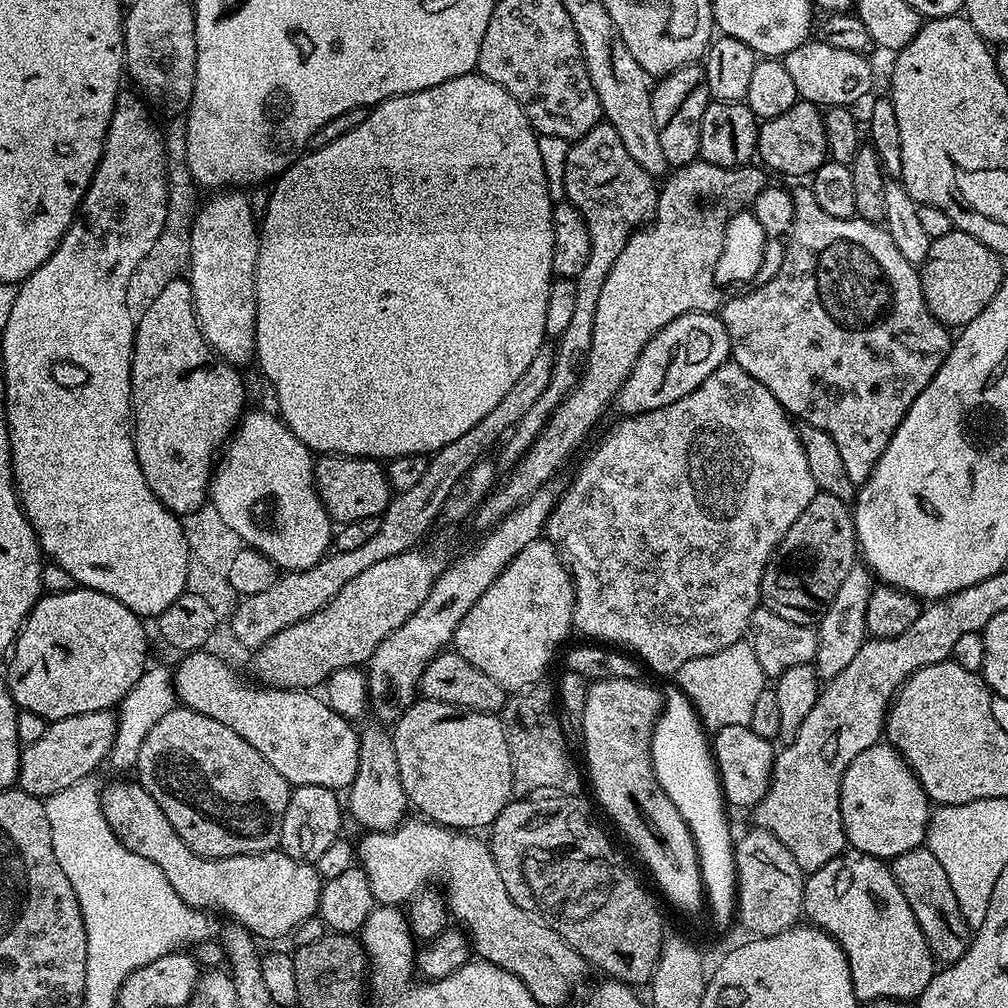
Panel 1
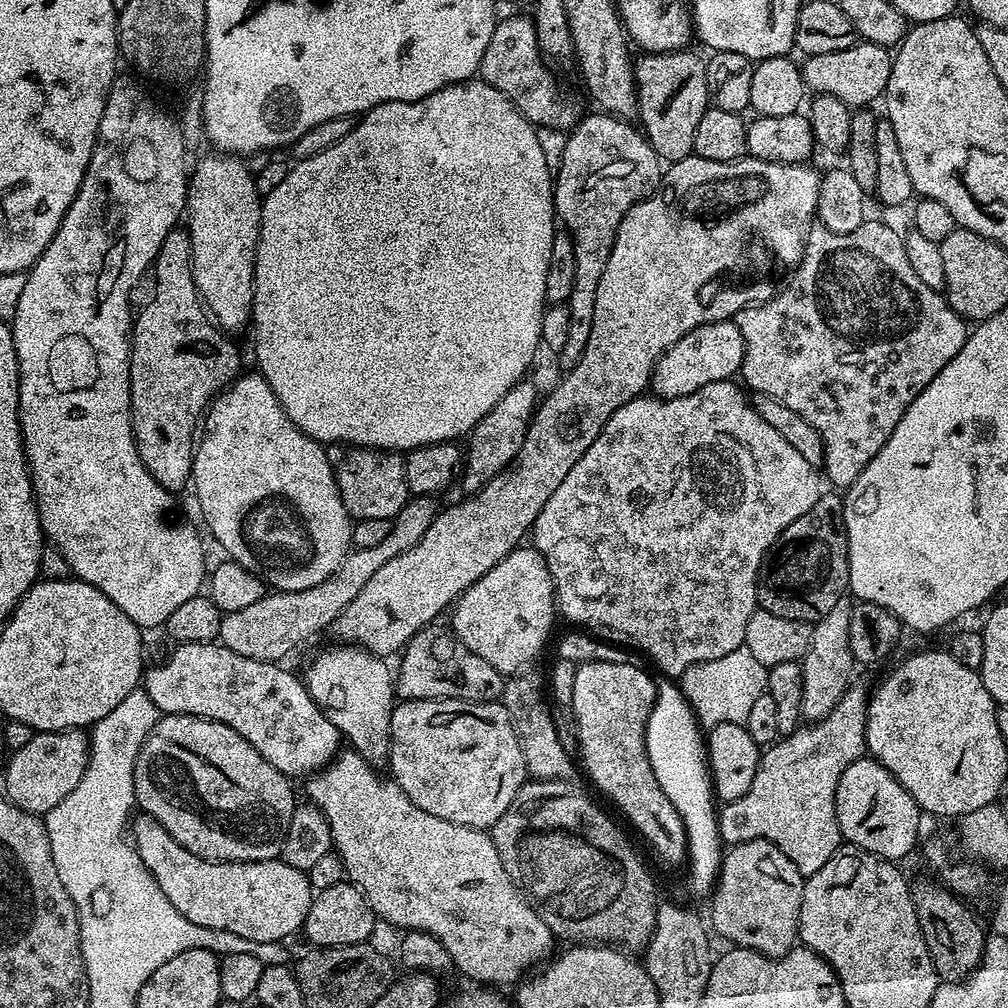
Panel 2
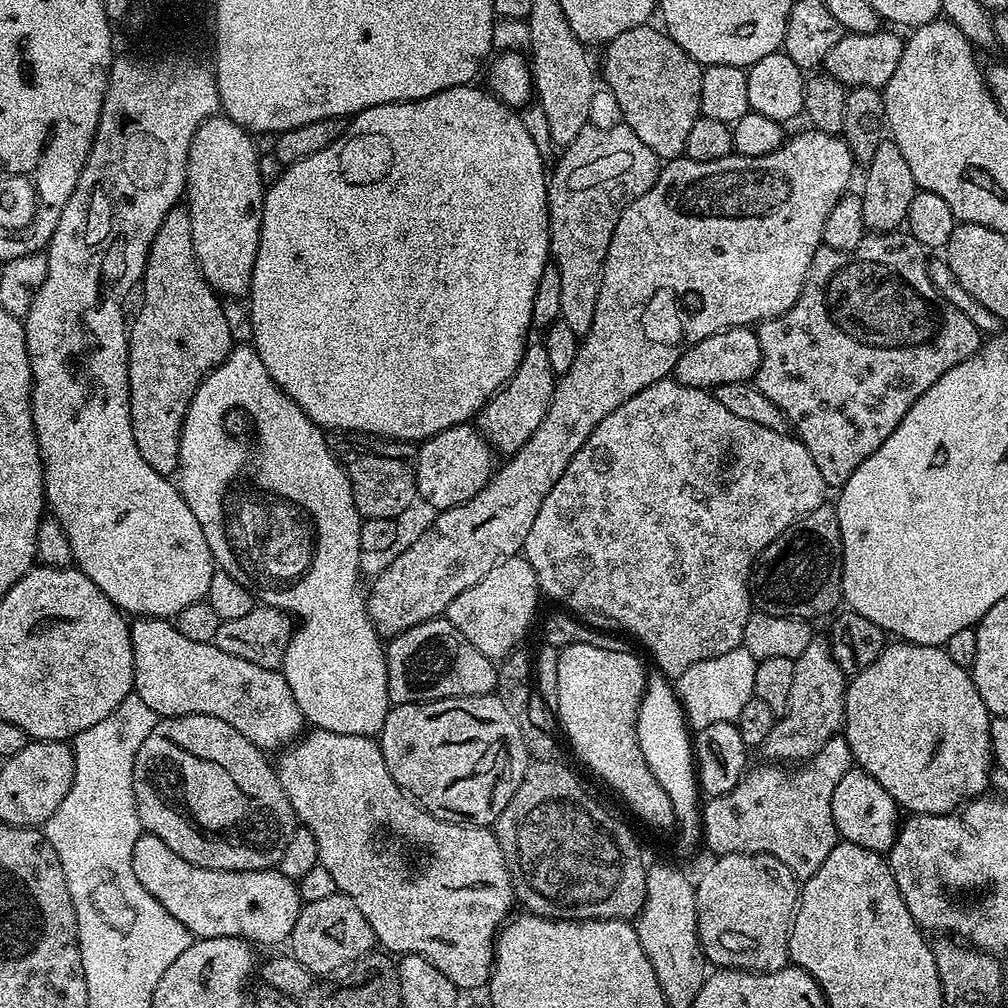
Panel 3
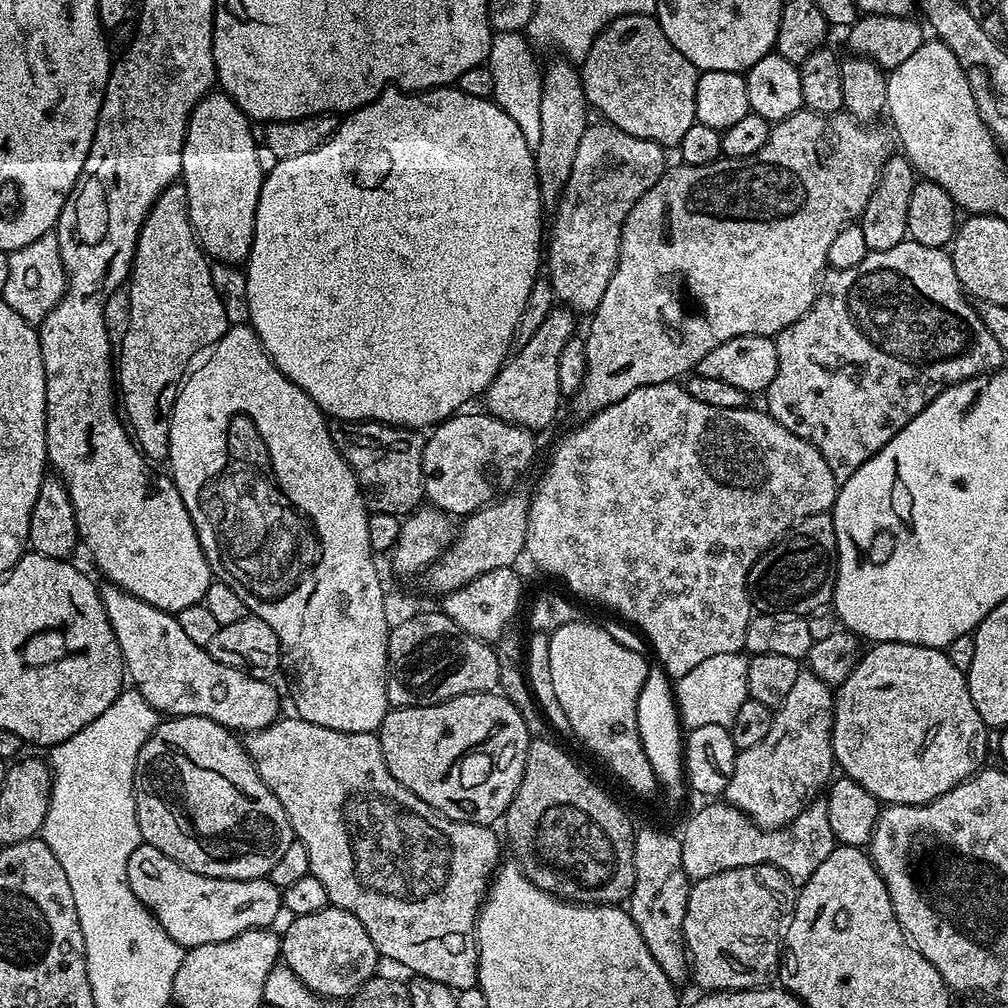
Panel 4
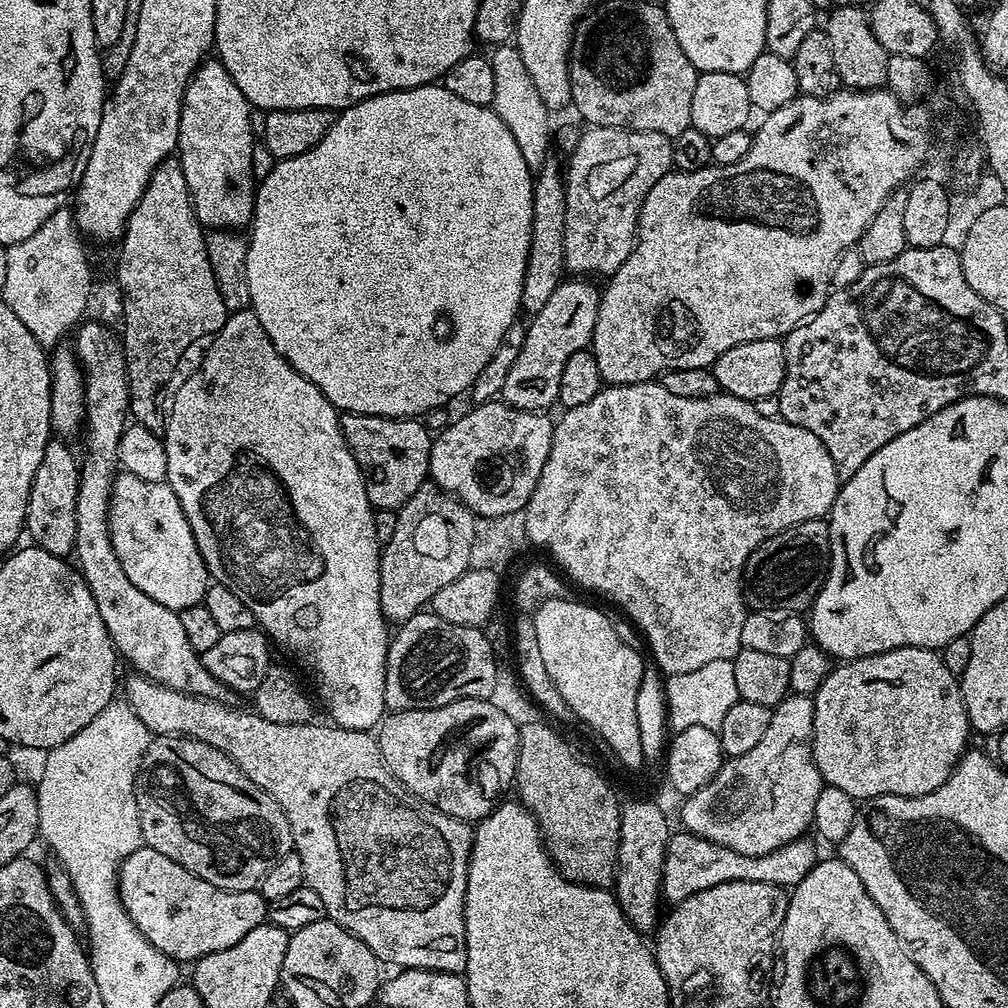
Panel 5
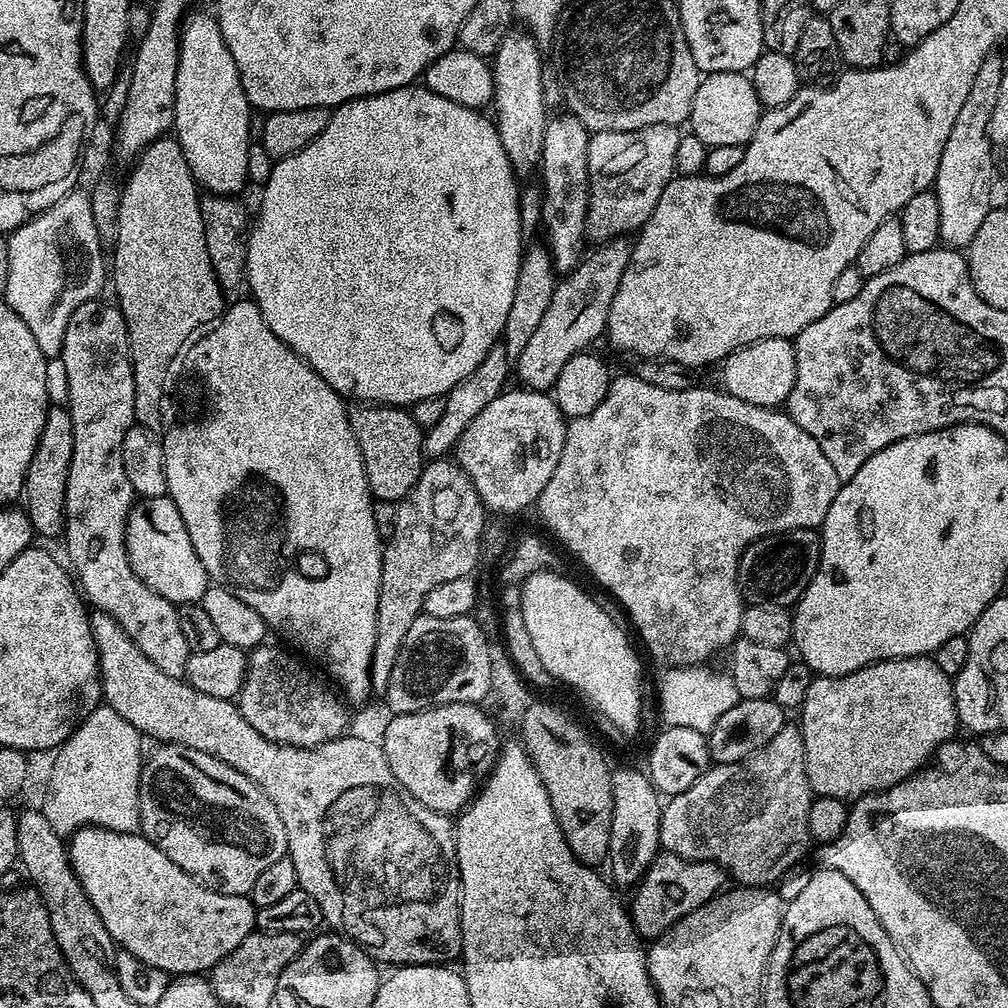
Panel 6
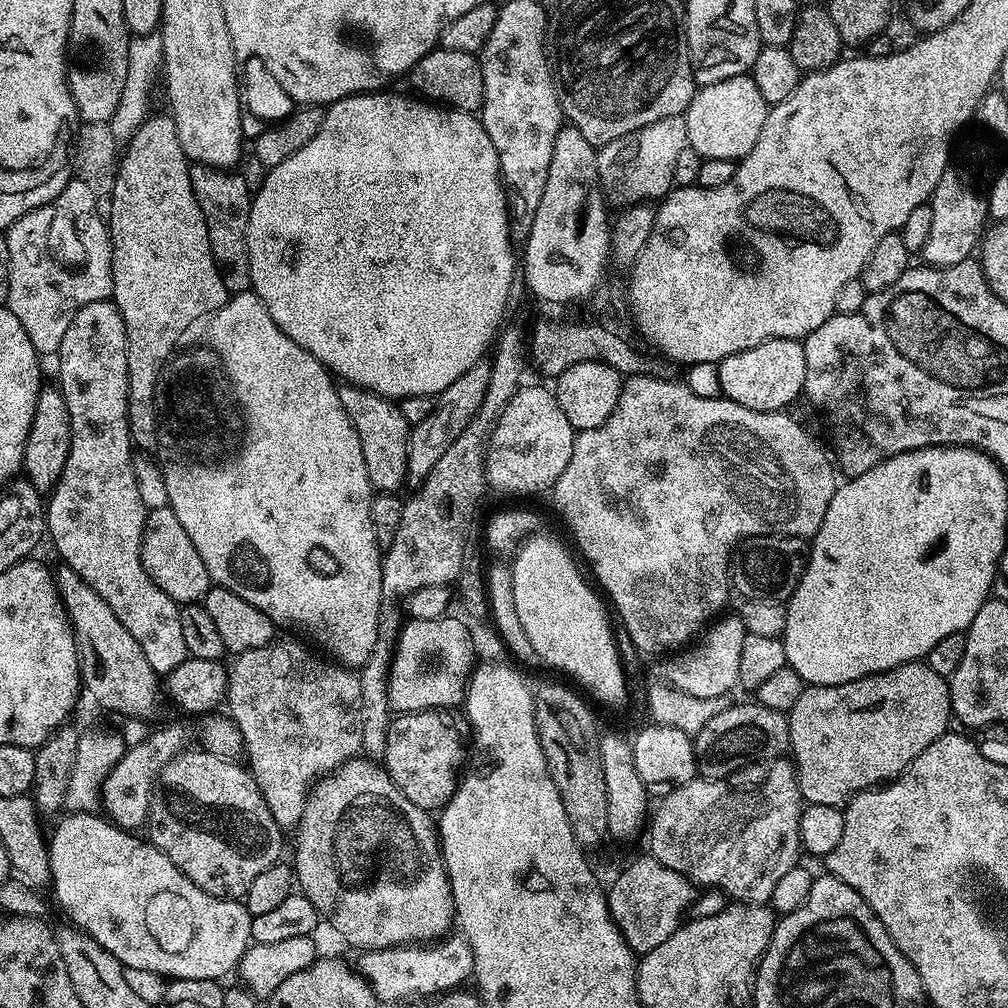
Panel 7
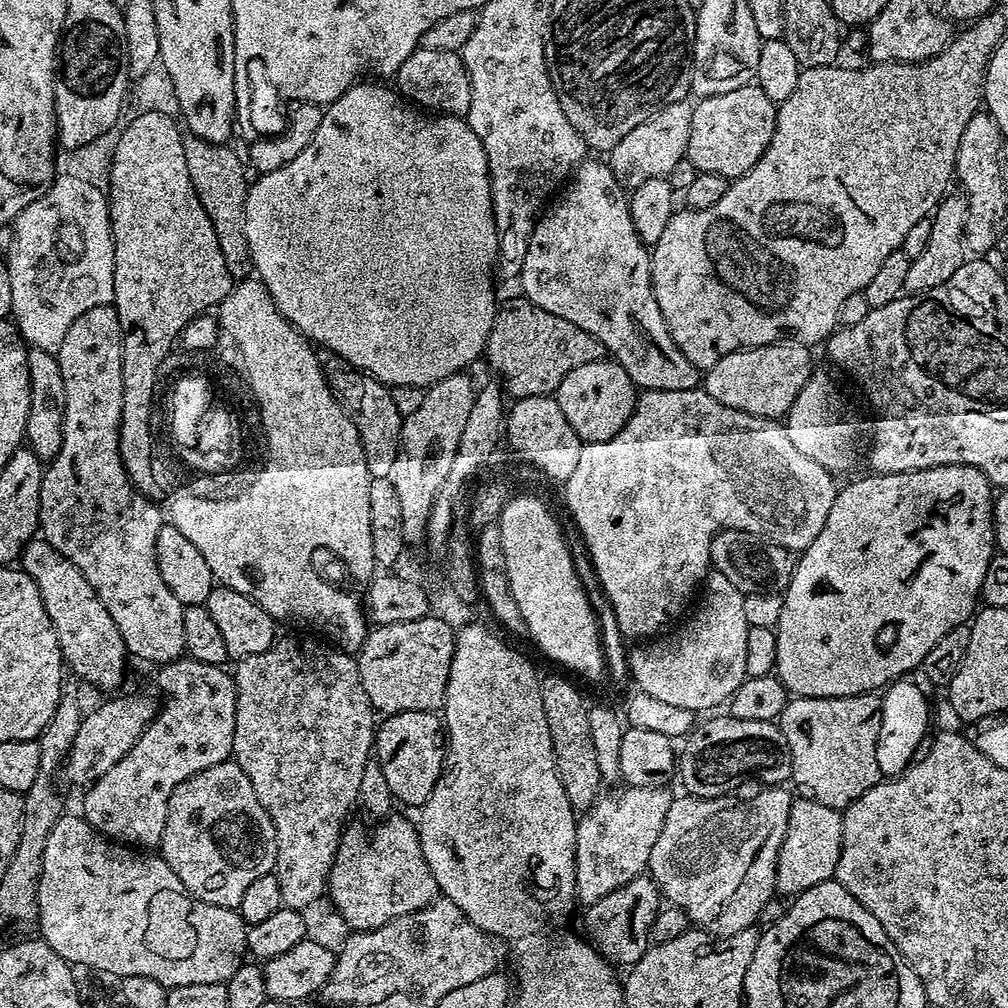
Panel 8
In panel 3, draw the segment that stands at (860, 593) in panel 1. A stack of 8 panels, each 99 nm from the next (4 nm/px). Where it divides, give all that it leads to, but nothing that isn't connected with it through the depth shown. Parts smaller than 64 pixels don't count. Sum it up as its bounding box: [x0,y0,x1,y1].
[762,638,846,762]

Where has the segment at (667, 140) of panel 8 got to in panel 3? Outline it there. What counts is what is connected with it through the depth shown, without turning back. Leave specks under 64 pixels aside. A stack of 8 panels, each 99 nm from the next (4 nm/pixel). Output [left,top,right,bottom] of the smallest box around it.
[548,122,658,338]

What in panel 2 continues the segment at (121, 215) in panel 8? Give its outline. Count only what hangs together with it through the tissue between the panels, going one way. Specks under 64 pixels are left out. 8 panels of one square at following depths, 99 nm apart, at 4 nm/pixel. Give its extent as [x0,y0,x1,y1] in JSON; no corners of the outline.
[130,230,241,490]

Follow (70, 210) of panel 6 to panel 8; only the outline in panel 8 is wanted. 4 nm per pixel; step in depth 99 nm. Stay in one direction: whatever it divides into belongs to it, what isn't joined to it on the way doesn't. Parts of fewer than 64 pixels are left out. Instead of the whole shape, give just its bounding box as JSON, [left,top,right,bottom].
[6,175,114,354]

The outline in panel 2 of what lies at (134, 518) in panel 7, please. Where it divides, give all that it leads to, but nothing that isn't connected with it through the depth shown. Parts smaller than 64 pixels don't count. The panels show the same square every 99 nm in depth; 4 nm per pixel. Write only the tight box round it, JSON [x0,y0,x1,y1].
[142,642,342,778]

